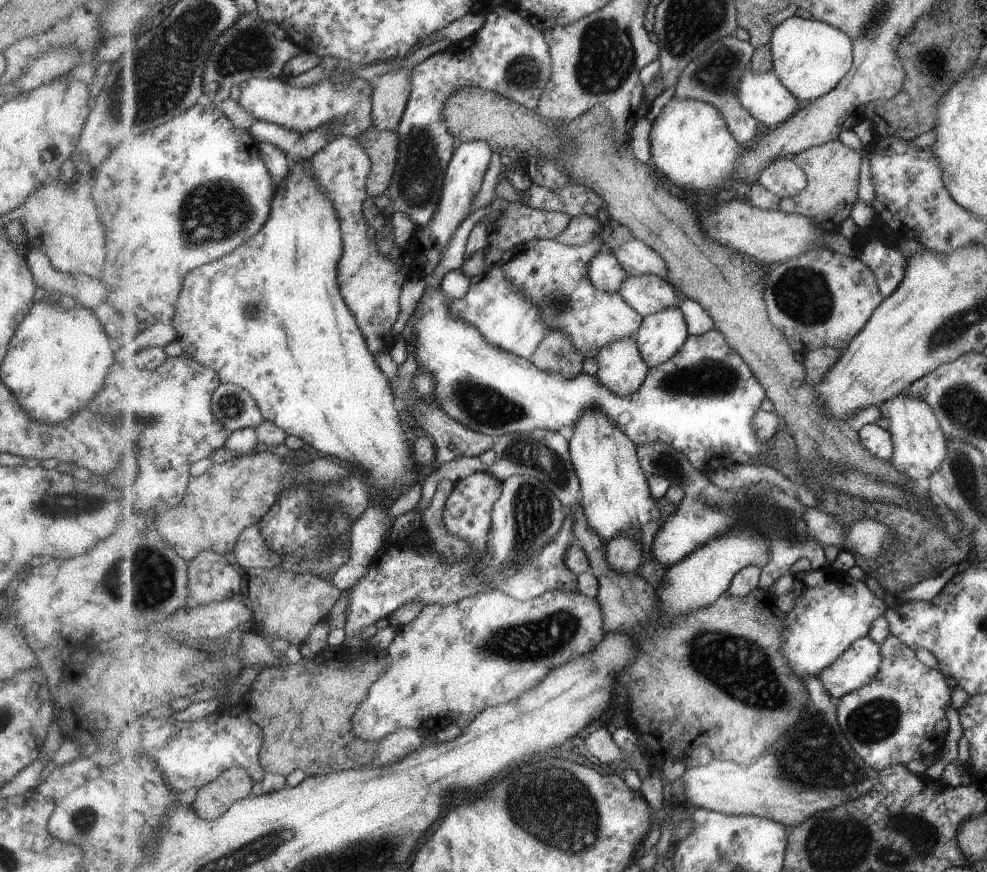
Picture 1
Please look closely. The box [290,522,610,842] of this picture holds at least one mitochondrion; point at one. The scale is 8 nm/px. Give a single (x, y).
(531, 641)

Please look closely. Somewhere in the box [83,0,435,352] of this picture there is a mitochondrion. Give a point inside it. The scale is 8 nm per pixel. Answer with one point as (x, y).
(164, 73)

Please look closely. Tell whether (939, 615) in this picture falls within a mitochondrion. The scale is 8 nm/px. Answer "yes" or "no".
no

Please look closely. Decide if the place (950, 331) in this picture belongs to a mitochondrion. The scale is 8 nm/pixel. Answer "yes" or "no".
yes

